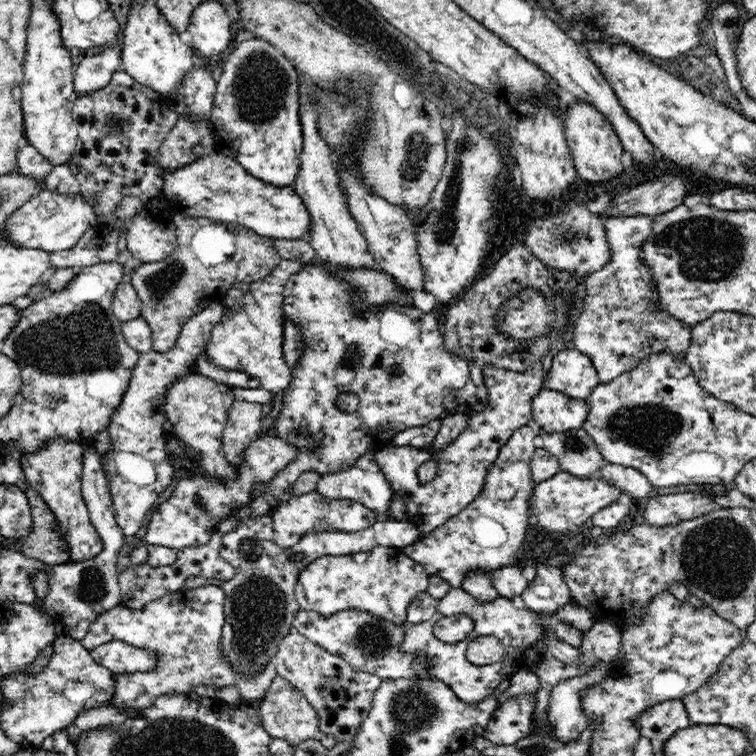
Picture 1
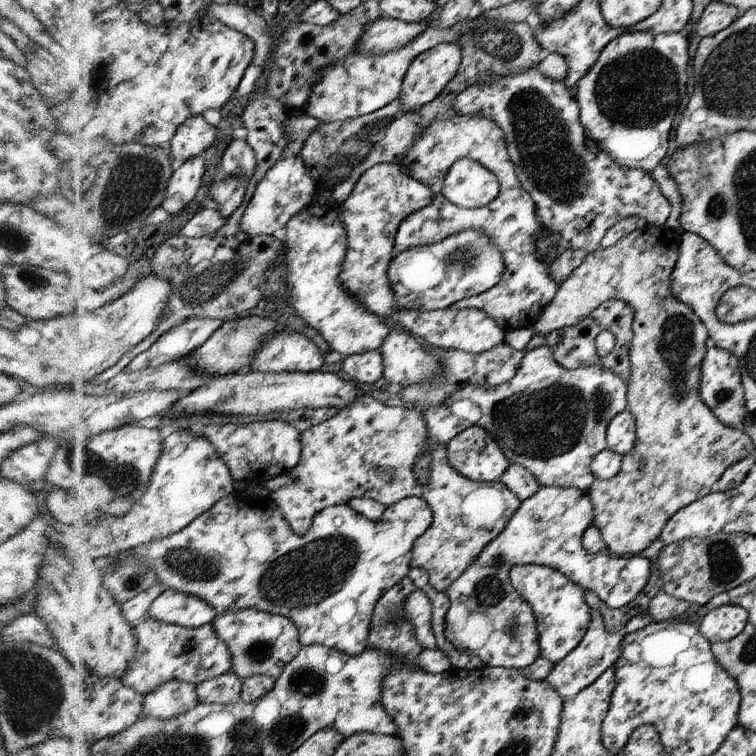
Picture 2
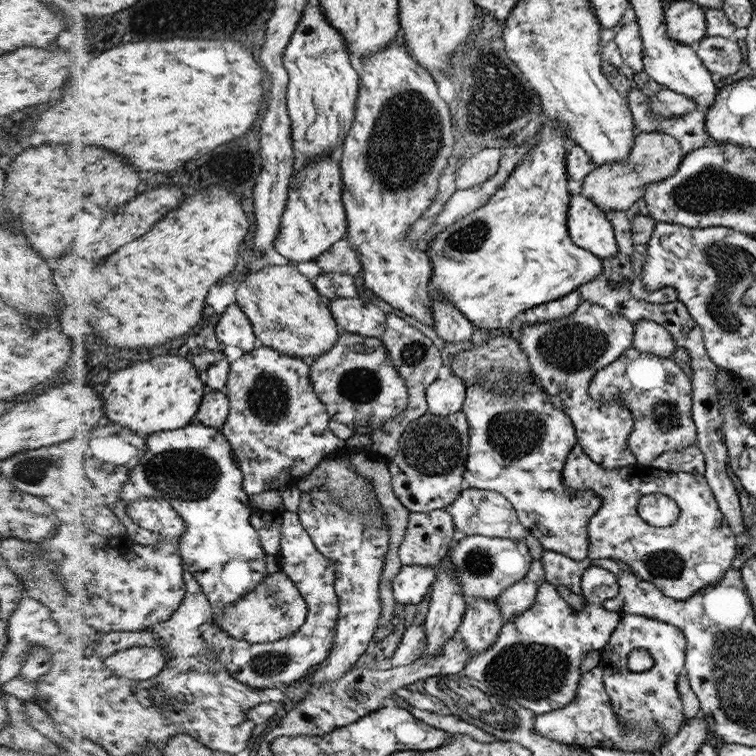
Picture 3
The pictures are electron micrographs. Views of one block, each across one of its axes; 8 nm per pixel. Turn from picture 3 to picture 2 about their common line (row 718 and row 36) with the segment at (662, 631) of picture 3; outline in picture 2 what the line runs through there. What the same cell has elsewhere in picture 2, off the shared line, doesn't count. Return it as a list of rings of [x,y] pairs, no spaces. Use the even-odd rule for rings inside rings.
[[[634,31],[622,33],[620,37],[616,37],[613,41],[609,42],[608,48],[597,58],[597,62],[594,64],[593,68],[578,82],[575,93],[577,102],[580,105],[580,121],[586,126],[586,131],[588,131],[590,137],[597,142],[597,145],[602,150],[607,151],[608,154],[620,164],[632,165],[634,169],[642,169],[643,171],[651,172],[651,170],[654,170],[654,168],[658,166],[658,162],[662,162],[662,158],[668,154],[668,140],[670,140],[668,136],[670,136],[670,132],[672,132],[672,122],[674,122],[674,116],[676,116],[676,112],[678,112],[678,106],[676,106],[676,104],[678,104],[678,100],[680,100],[680,94],[682,94],[682,90],[684,90],[684,84],[689,84],[689,88],[691,88],[692,85],[690,79],[684,80],[684,78],[682,78],[682,74],[688,74],[688,72],[686,72],[688,62],[690,62],[688,50],[690,50],[688,37],[682,36],[682,32],[654,34],[650,31]]]

